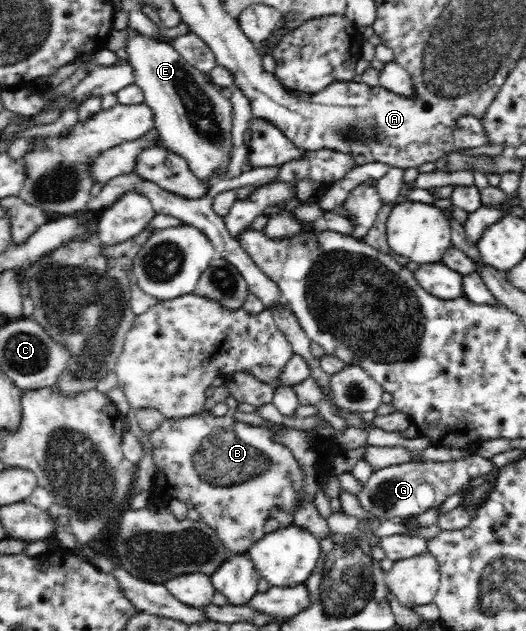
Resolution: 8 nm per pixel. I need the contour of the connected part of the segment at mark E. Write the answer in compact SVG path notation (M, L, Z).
M130 23L124 29L130 32L125 50L128 61L135 71L135 83L145 95L145 104L150 107L154 115L156 130L160 133L160 147L186 160L192 174L212 187L214 183L227 176L232 153L232 104L224 98L212 82L209 72L201 72L189 65L168 43L149 37L148 33L140 33L130 28Z

